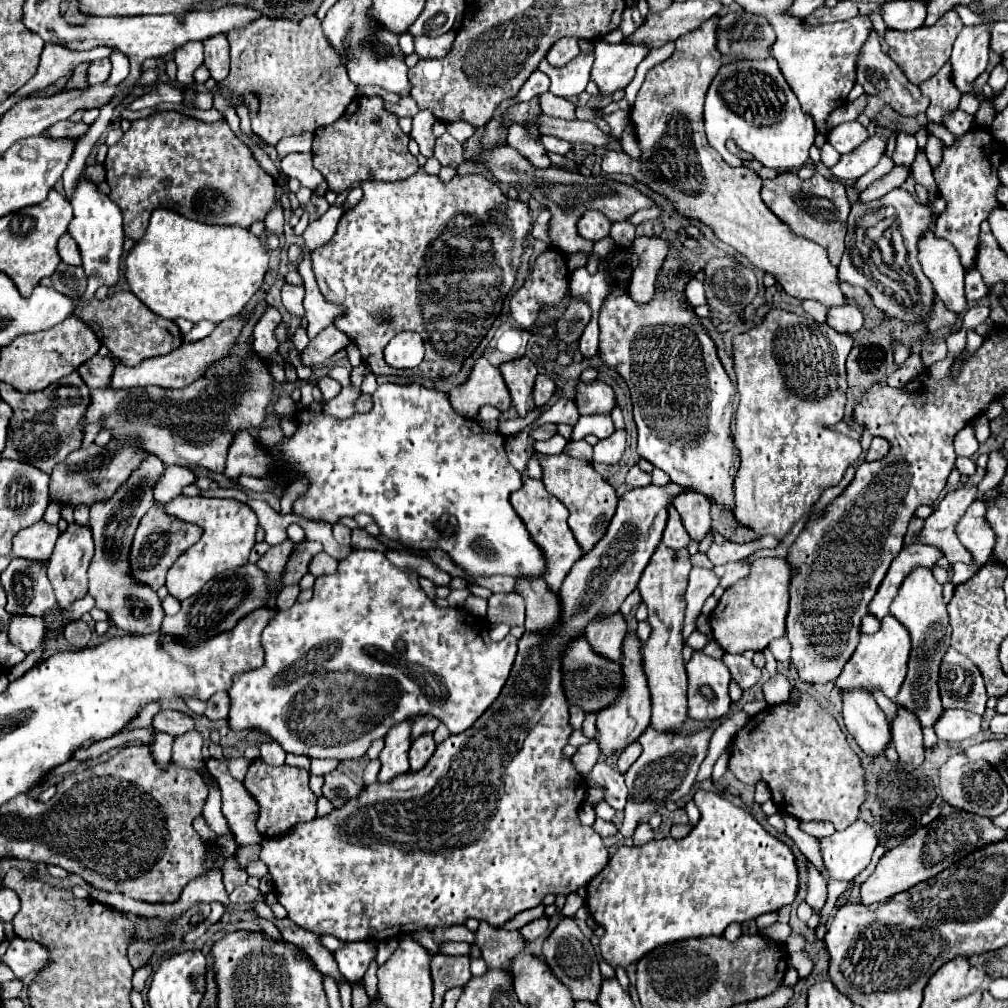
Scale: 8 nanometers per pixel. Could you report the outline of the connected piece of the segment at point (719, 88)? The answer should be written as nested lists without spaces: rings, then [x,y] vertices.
[[[771,57],[771,59],[743,59],[719,69],[705,99],[705,133],[709,145],[715,151],[719,151],[729,165],[741,165],[741,157],[729,153],[725,147],[725,143],[733,139],[741,151],[745,151],[751,159],[757,159],[763,167],[775,171],[797,171],[809,161],[809,149],[815,141],[817,129],[813,125],[813,119],[801,111],[795,93],[783,79],[777,61]]]

